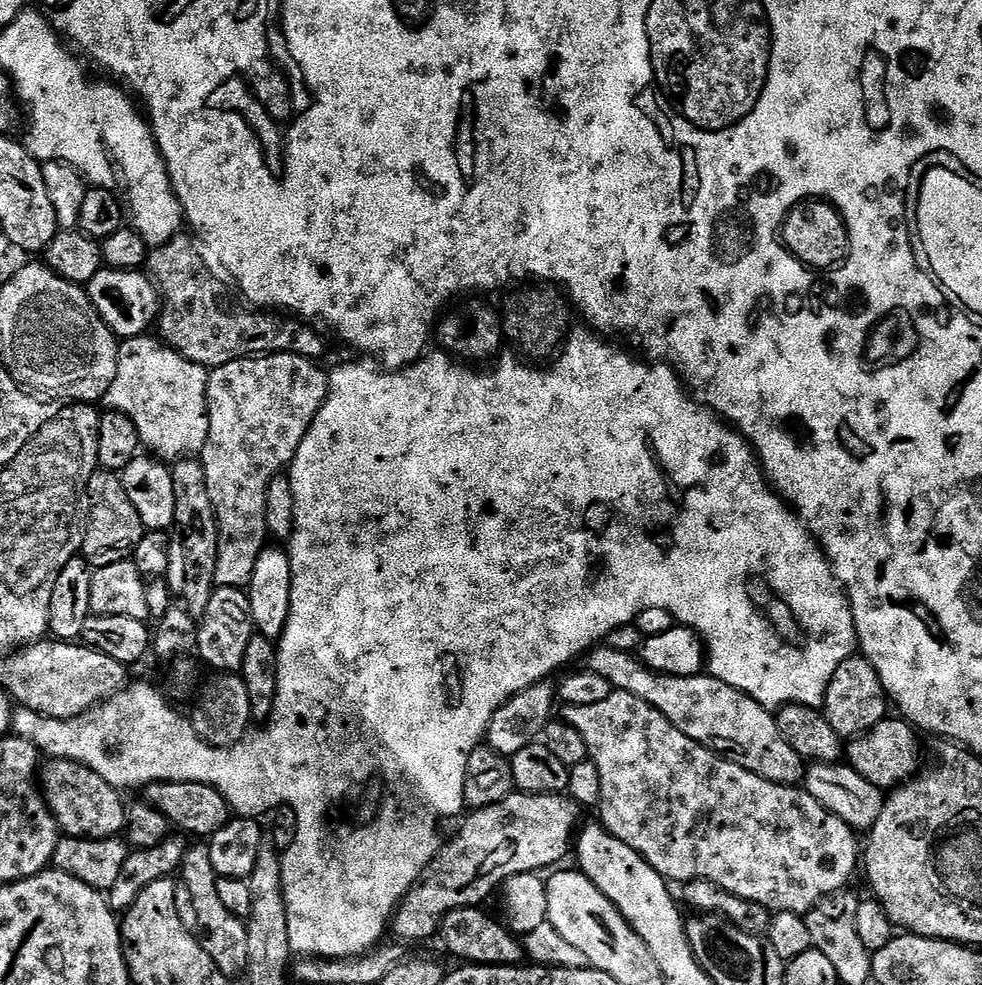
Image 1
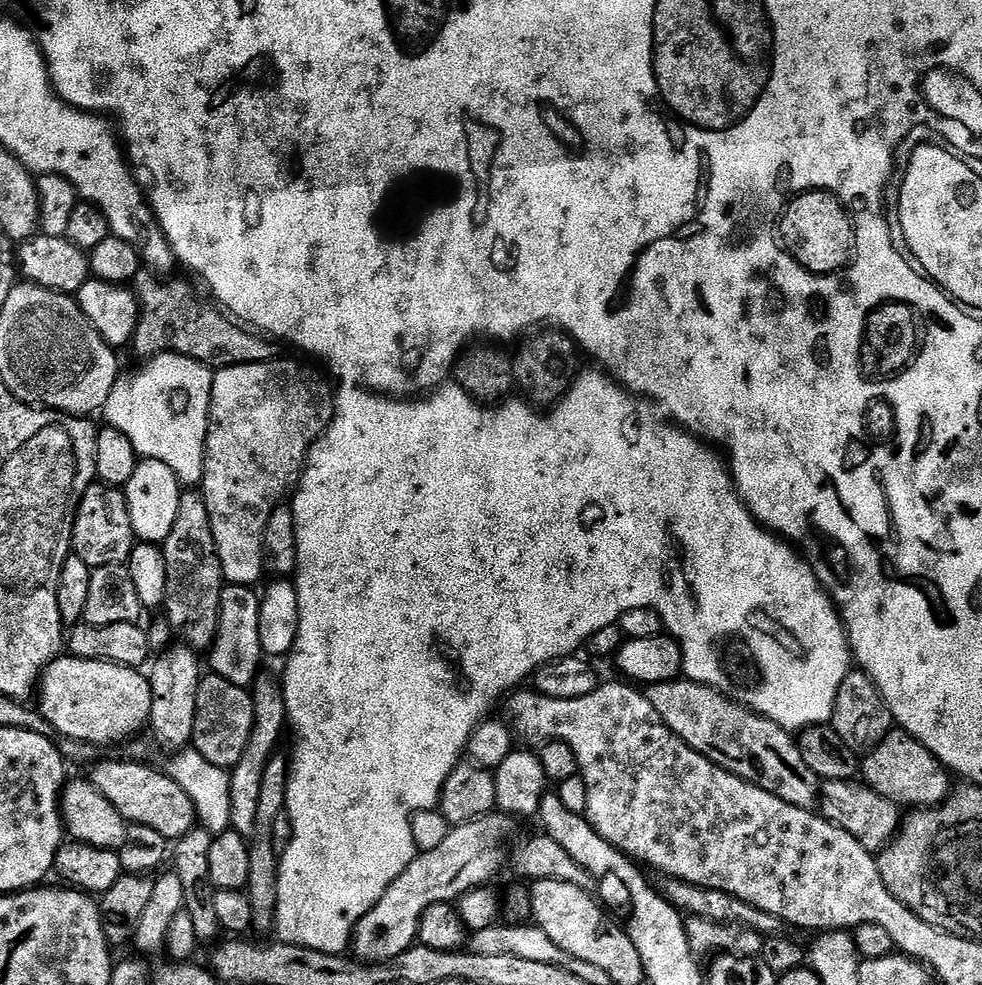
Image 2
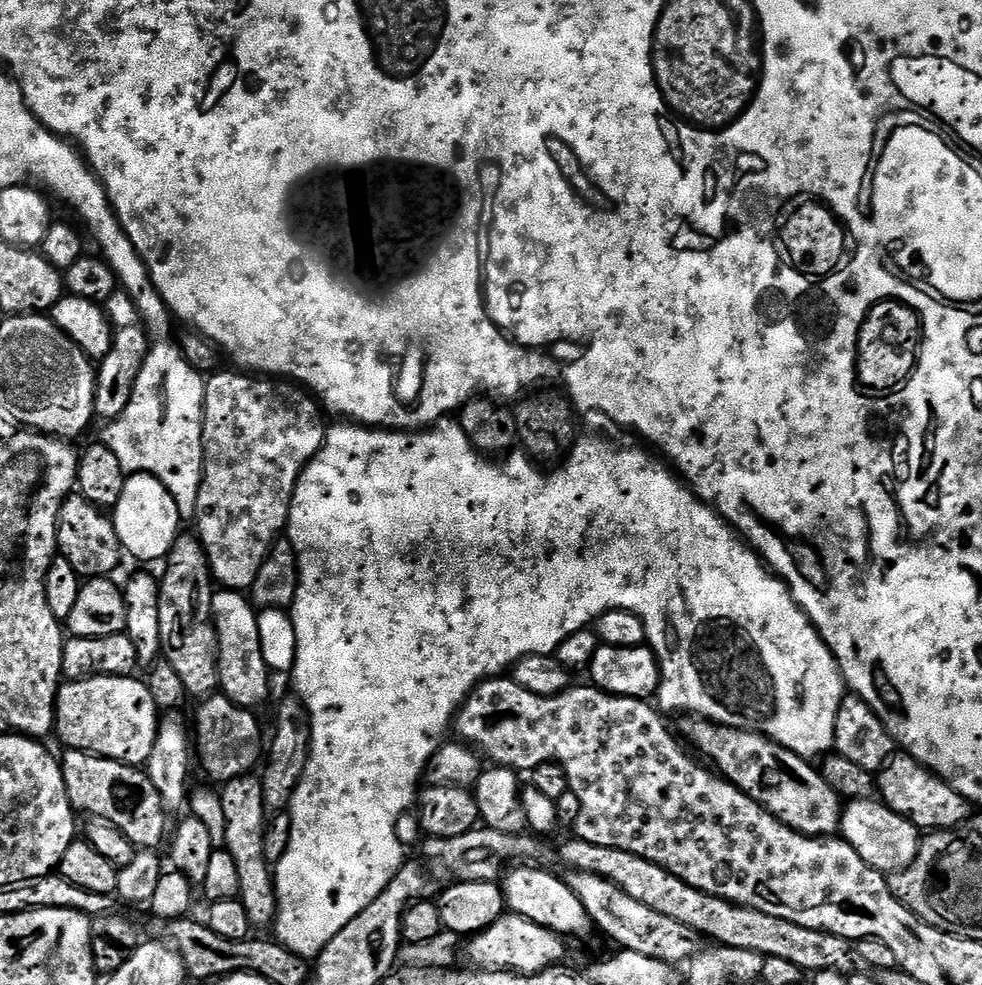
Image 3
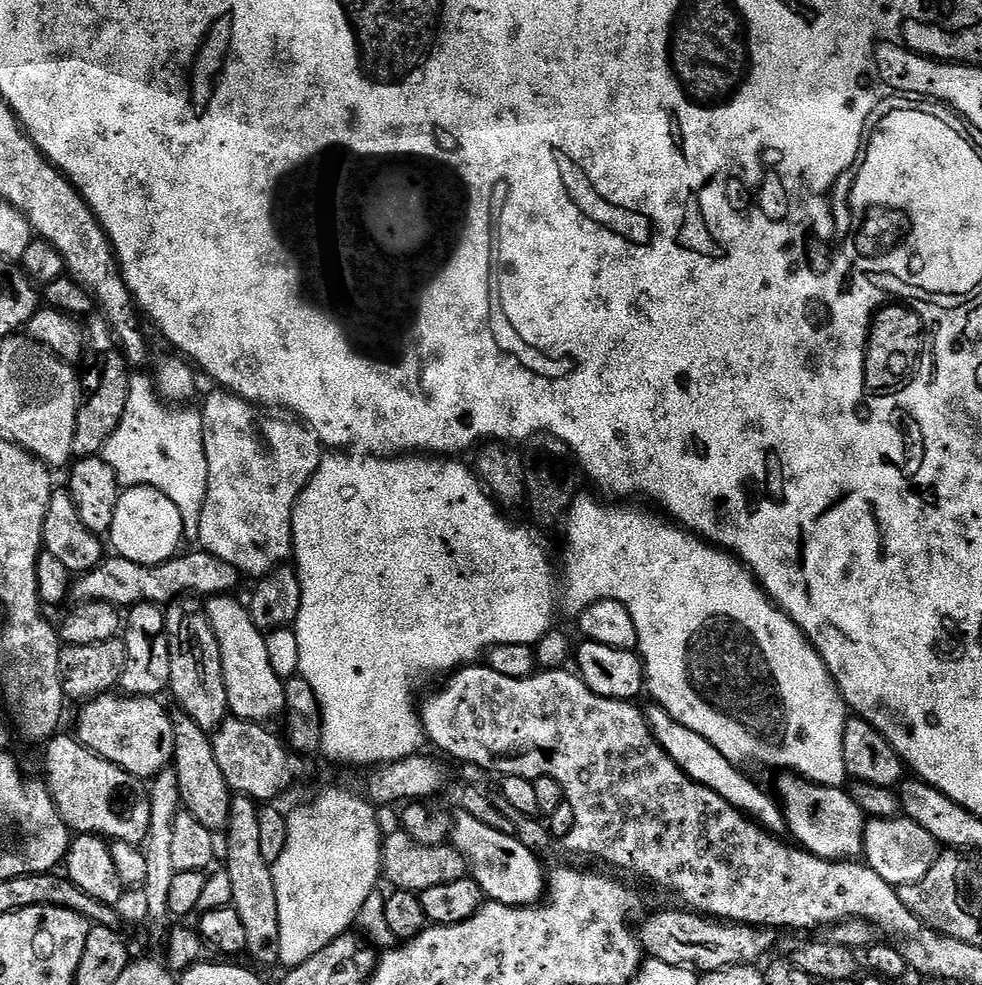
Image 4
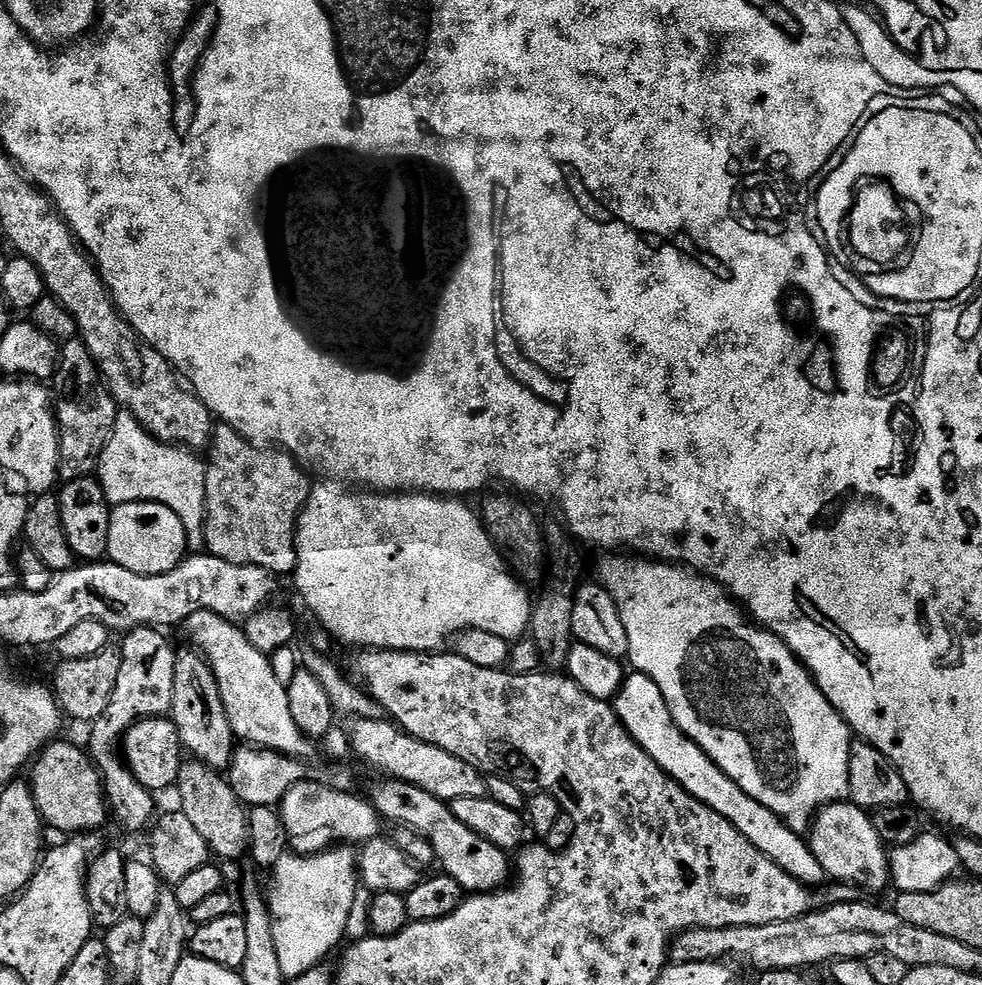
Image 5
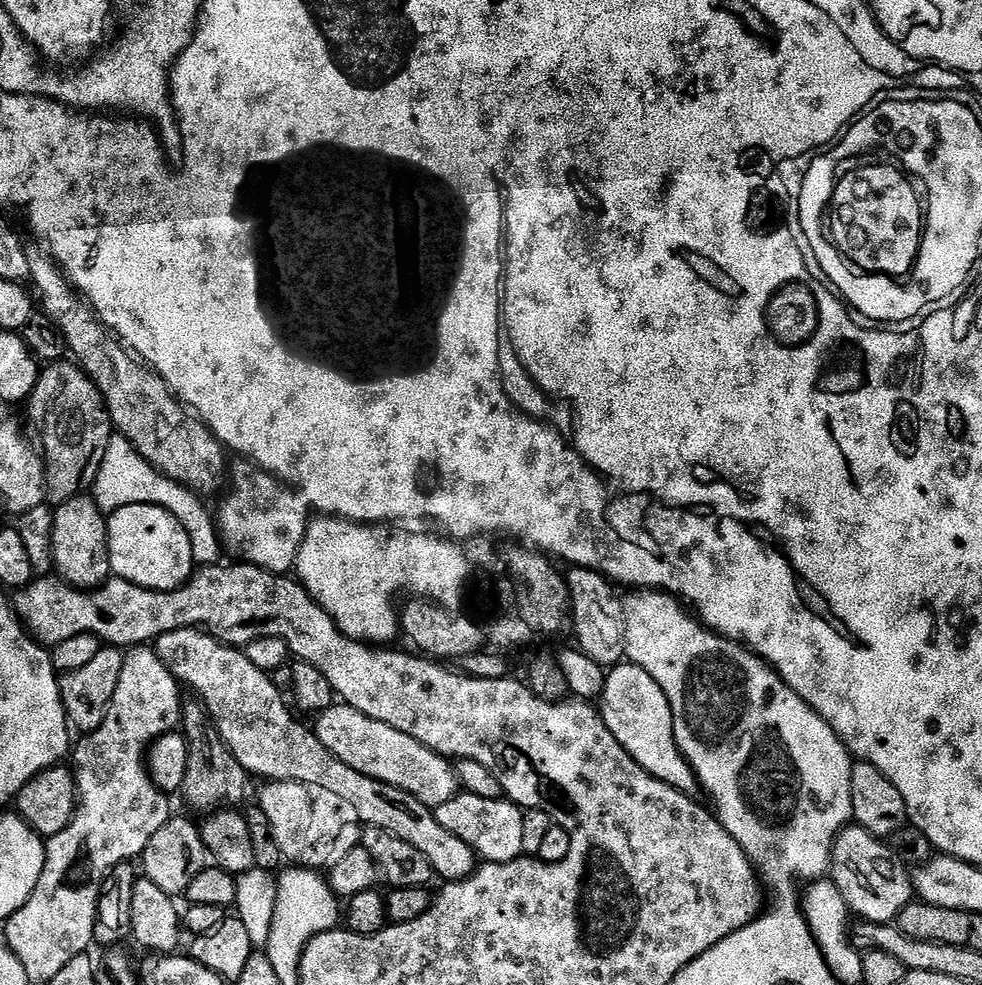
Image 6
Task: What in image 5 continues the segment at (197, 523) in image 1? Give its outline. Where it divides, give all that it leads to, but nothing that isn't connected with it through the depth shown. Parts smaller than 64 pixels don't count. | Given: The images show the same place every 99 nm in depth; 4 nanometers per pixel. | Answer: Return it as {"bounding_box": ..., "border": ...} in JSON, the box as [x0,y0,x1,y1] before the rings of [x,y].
{"bounding_box":[170,647,238,770],"border":[[[181,647],[176,654],[170,719],[178,730],[183,751],[191,759],[199,760],[210,769],[224,770],[232,761],[238,741],[232,735],[232,727],[226,718],[226,706],[222,706],[222,694],[218,690],[214,670],[195,647],[187,647]]]}

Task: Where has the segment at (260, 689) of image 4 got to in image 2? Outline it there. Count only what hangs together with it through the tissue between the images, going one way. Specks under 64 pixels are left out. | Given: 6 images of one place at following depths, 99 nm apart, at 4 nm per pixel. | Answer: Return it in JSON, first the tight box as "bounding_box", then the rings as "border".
{"bounding_box":[208,584,261,688],"border":[[[228,584],[220,595],[220,621],[216,637],[208,660],[212,663],[211,671],[215,675],[226,678],[226,682],[234,682],[234,686],[248,688],[261,671],[260,639],[258,638],[258,614],[260,613],[260,596],[251,587],[243,584]]]}

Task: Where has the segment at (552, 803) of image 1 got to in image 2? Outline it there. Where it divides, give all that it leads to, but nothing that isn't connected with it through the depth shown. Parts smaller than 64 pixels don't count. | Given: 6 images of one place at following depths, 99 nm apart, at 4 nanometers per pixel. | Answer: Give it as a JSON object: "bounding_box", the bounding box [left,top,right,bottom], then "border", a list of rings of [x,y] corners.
{"bounding_box":[350,814,513,966],"border":[[[503,814],[479,816],[469,824],[455,825],[437,849],[416,855],[410,866],[394,878],[378,903],[356,924],[350,941],[355,959],[371,966],[398,958],[398,954],[417,943],[420,919],[426,910],[430,910],[430,906],[452,904],[470,890],[492,882],[500,863],[503,860],[505,863],[506,856],[500,853],[500,844],[509,843],[512,824],[513,817]]]}

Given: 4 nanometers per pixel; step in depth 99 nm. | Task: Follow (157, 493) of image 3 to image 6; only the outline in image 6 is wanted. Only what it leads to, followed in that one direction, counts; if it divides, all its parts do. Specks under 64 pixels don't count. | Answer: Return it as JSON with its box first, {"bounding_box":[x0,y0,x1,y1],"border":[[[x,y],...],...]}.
{"bounding_box":[108,504,194,592],"border":[[[149,504],[126,506],[111,513],[108,521],[108,560],[119,579],[146,590],[169,592],[192,576],[194,565],[186,530],[166,510]]]}

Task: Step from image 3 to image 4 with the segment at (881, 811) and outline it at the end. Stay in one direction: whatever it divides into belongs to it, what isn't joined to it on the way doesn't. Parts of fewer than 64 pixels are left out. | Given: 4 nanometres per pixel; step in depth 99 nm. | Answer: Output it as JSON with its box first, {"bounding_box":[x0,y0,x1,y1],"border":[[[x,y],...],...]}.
{"bounding_box":[863,817,938,889],"border":[[[908,817],[869,819],[864,825],[863,859],[878,878],[886,878],[886,882],[897,889],[922,882],[922,878],[930,874],[930,866],[934,866],[937,855],[938,845],[934,837]]]}

